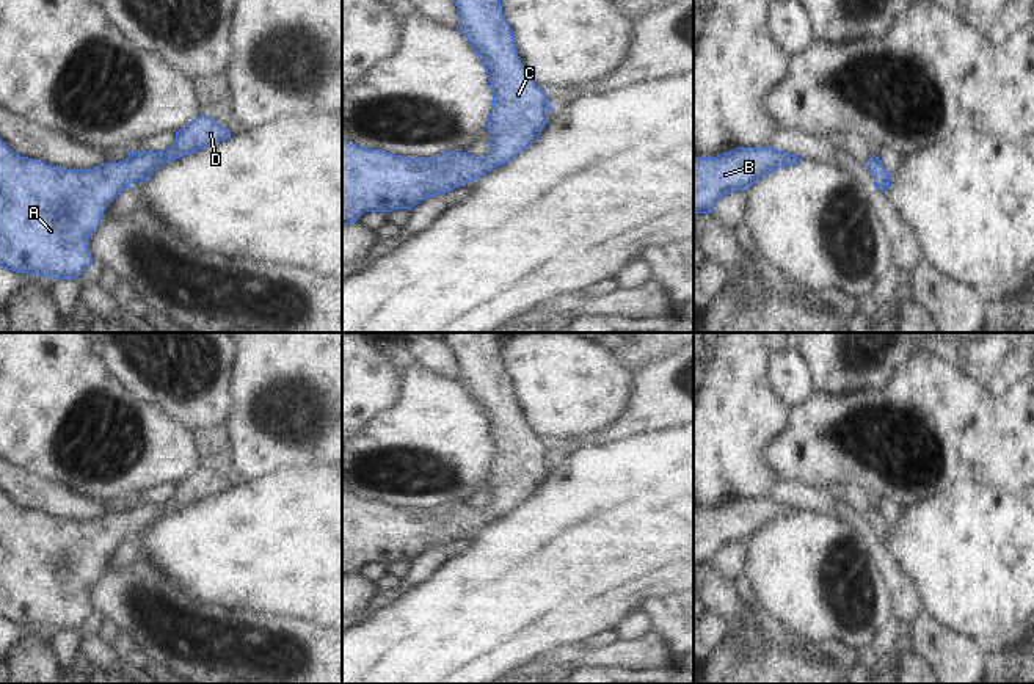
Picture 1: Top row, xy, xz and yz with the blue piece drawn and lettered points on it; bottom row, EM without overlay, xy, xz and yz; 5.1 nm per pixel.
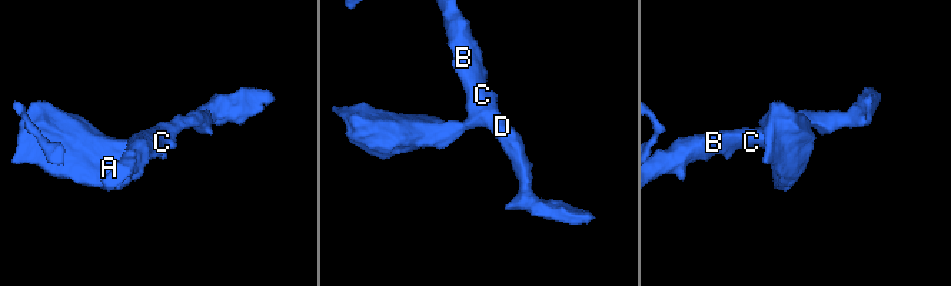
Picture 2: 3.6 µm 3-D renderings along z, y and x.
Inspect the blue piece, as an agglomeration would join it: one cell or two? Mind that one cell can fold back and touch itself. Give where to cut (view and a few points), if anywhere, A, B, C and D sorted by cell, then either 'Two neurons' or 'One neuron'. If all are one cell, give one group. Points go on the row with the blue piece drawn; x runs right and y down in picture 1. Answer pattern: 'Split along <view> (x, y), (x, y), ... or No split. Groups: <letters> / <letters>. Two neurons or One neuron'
No split. Groups: A B C D. One neuron.

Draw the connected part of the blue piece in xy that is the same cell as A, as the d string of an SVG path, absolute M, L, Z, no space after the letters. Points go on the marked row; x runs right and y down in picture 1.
M206 113L176 132L174 143L160 152L129 152L124 162L93 169L61 169L20 157L0 140L0 267L17 273L75 279L93 264L86 243L107 204L132 182L141 184L160 165L224 141L231 133Z

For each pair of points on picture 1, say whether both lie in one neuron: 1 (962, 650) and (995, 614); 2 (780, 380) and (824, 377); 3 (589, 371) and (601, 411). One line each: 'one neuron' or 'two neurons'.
1: two neurons
2: two neurons
3: one neuron

